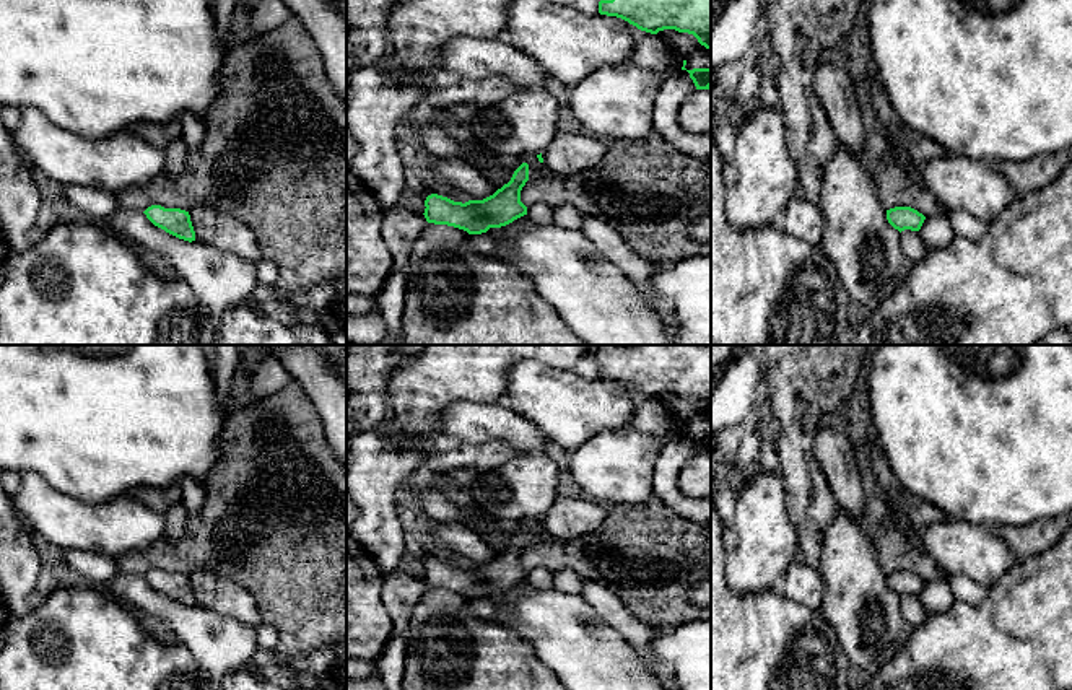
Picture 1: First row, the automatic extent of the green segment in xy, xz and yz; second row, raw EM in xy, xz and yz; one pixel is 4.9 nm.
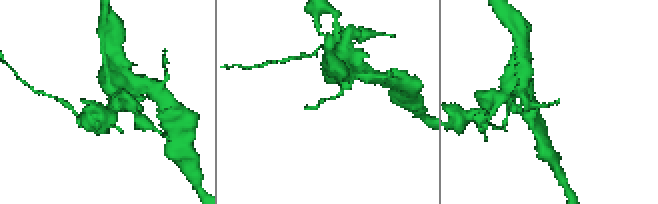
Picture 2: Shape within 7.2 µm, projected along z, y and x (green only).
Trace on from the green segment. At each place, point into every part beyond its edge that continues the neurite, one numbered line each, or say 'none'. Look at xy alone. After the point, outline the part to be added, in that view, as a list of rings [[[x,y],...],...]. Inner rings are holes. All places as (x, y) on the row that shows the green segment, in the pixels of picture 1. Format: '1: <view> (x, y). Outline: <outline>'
none

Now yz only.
none

